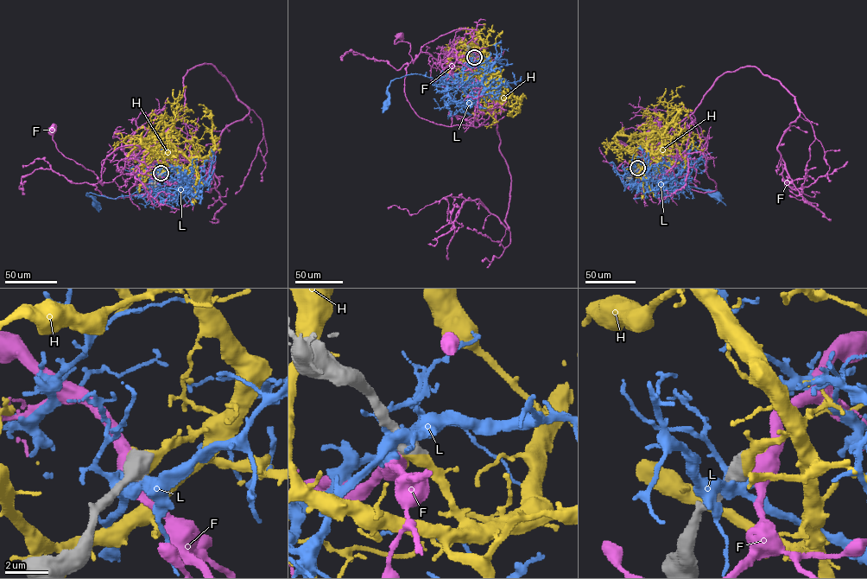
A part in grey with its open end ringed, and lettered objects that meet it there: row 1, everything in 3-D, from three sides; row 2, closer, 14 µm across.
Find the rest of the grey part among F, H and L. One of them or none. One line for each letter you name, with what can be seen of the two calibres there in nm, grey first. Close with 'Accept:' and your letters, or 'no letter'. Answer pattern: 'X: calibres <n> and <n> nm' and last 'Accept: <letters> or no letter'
H: calibres 800 and 650 nm
Accept: H

